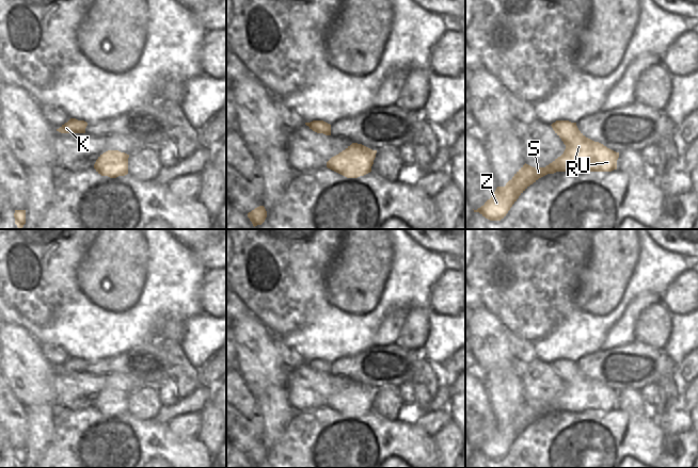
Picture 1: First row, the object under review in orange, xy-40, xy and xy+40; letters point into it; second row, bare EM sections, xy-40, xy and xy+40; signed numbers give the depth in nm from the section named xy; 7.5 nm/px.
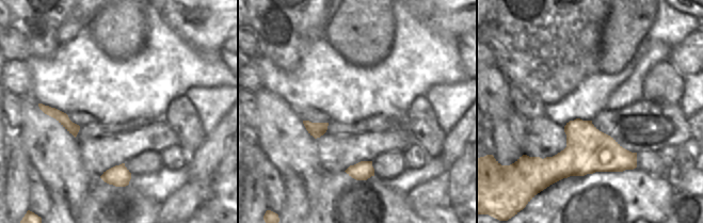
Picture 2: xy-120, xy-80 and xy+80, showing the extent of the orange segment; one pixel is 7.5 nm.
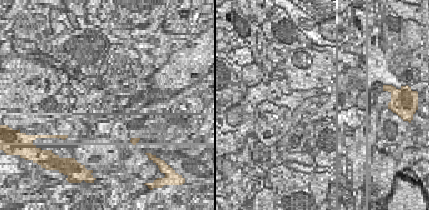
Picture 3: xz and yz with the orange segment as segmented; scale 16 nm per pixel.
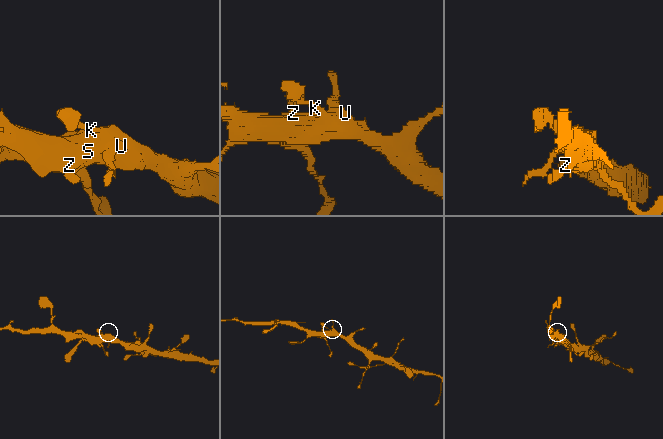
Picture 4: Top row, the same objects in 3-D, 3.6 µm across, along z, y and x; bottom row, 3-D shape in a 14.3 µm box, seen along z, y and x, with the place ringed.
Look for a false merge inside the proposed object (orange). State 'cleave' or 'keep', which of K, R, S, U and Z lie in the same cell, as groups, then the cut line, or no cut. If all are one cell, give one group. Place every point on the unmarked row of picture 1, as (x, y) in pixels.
keep; groups K R S U Z; cut none

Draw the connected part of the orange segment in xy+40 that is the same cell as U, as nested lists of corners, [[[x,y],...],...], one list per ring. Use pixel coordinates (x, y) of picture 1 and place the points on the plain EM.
[[[556,359],[551,365],[566,384],[564,392],[545,406],[533,406],[525,402],[505,425],[497,425],[491,437],[474,451],[479,451],[490,459],[501,459],[519,435],[548,413],[584,413],[617,408],[619,391],[586,376],[578,369],[576,361]]]

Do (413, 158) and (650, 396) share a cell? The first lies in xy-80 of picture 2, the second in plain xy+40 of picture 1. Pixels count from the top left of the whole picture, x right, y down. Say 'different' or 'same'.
same

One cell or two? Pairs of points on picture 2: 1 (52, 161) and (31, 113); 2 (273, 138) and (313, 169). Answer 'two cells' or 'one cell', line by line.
1: one cell
2: one cell

